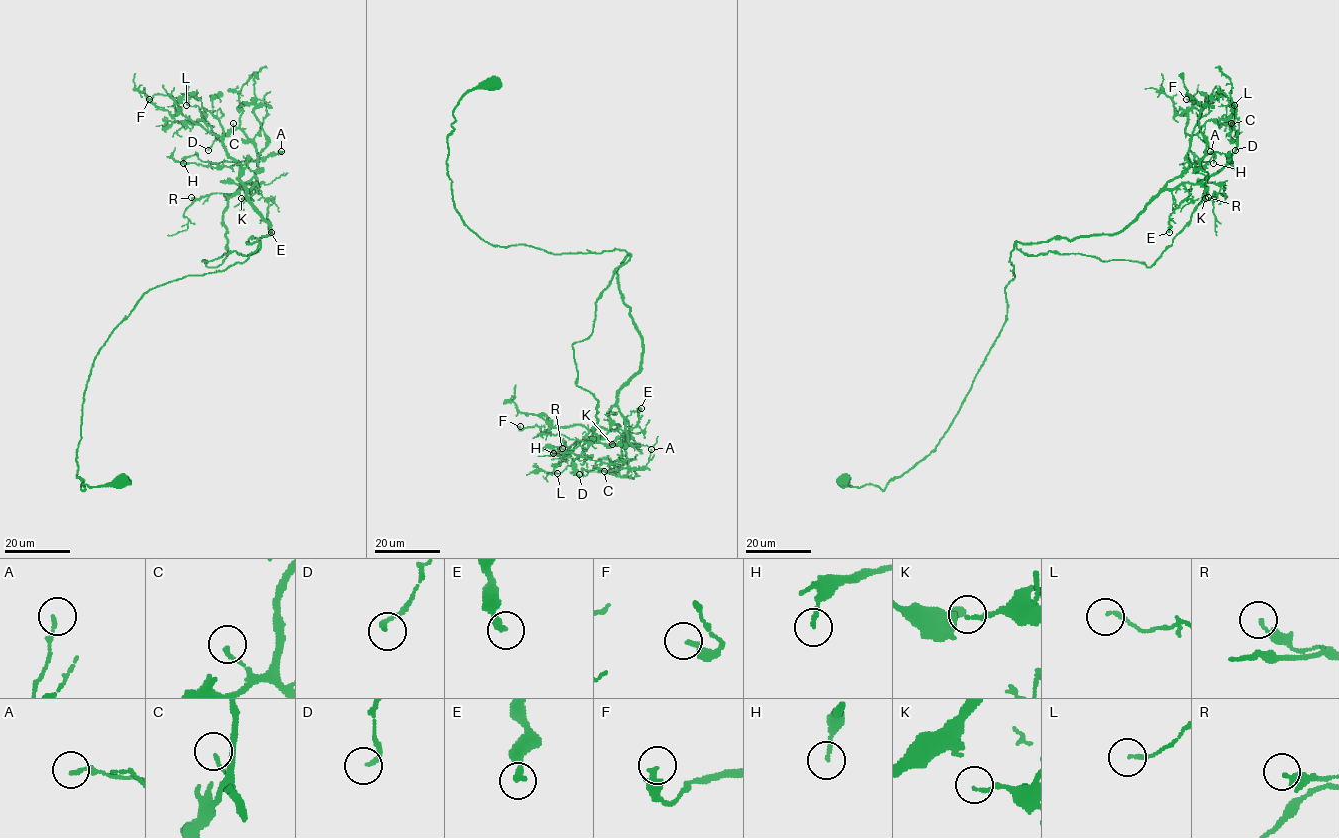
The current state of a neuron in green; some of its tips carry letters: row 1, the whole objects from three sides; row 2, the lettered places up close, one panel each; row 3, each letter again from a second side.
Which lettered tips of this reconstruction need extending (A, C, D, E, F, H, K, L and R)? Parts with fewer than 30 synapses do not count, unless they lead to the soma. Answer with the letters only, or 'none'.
none

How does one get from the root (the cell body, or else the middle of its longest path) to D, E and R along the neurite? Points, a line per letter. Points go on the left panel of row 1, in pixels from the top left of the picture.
D: (121, 478), (77, 476), (101, 347), (150, 290), (272, 234), (247, 195), (254, 144), (236, 128), (208, 150)
E: (121, 478), (77, 476), (101, 347), (150, 290), (272, 234), (255, 184), (271, 232)
R: (121, 478), (77, 476), (101, 347), (150, 290), (272, 234), (255, 183), (191, 197)

